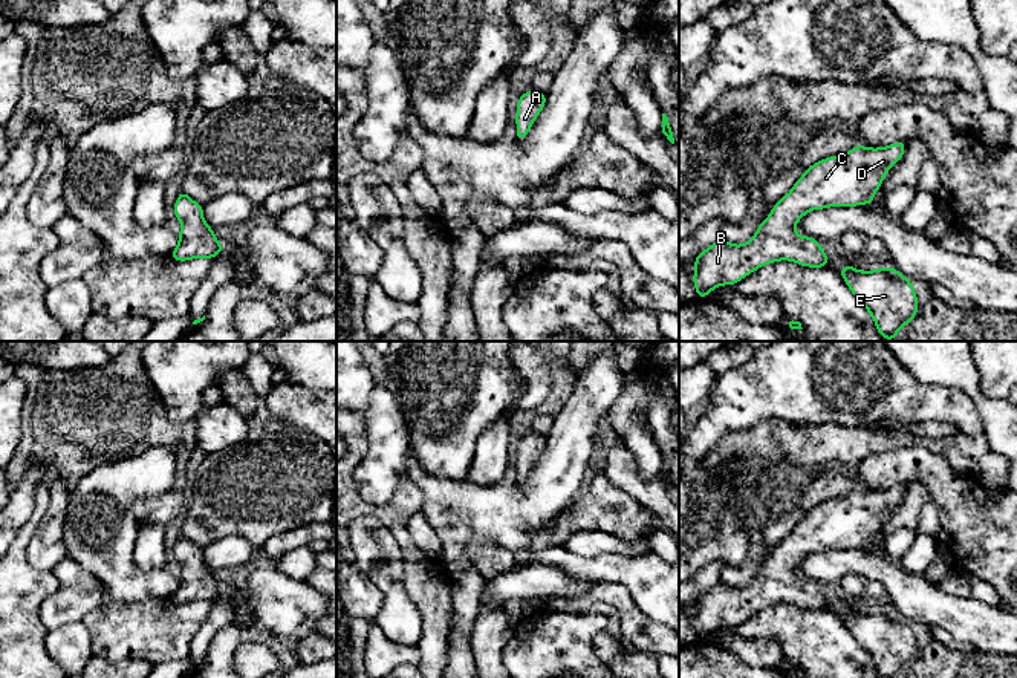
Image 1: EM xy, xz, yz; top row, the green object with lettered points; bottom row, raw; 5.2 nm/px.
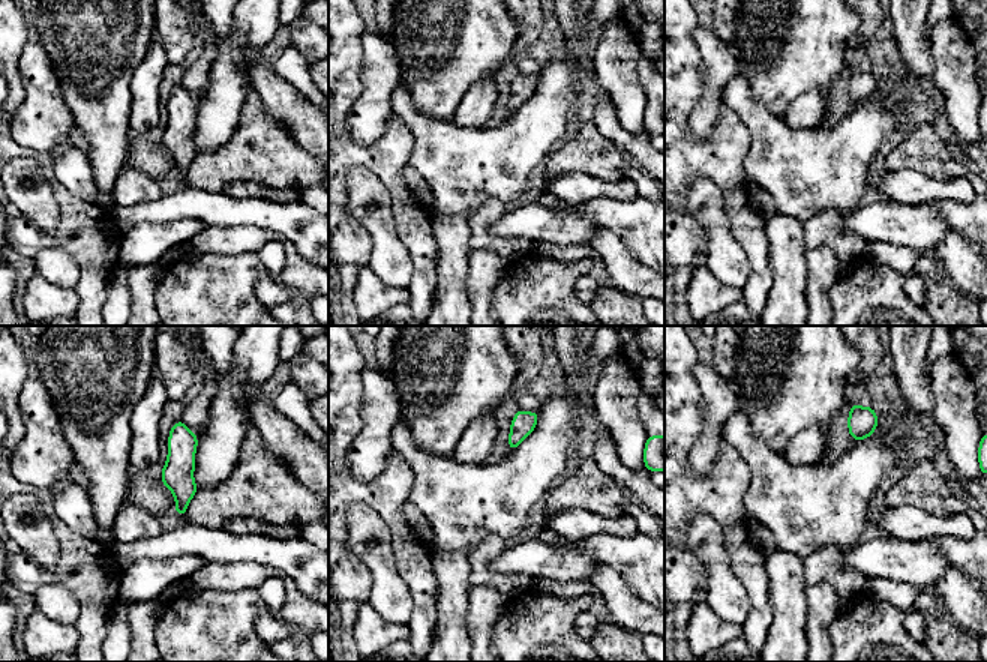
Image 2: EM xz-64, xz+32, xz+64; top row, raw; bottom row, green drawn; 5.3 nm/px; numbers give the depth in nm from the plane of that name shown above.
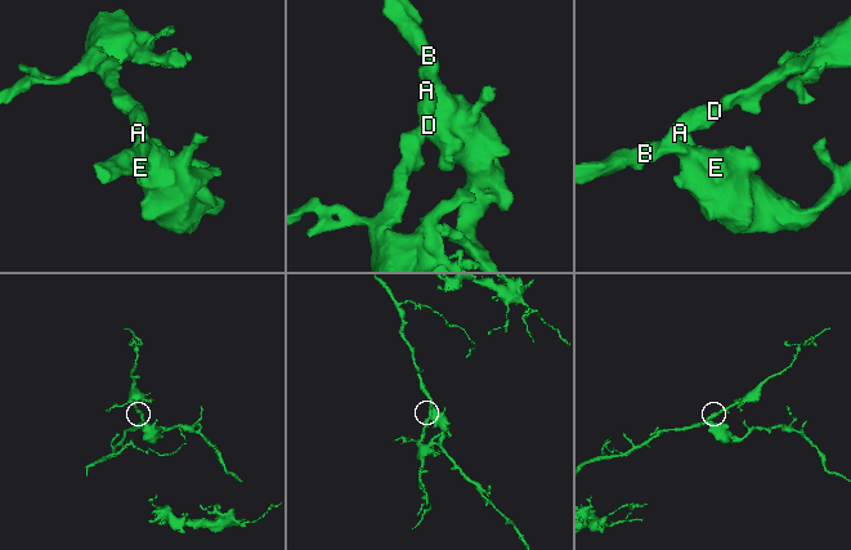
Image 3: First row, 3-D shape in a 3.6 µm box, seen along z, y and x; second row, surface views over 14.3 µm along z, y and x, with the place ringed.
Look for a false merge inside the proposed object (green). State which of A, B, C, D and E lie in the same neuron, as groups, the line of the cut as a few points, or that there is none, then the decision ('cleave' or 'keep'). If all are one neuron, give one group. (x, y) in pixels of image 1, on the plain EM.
A B C D E; no cut; keep

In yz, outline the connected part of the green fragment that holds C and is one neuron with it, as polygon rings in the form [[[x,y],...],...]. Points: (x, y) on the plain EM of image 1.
[[[905,484],[879,491],[855,488],[844,497],[811,508],[772,549],[749,585],[733,588],[720,580],[694,601],[697,640],[705,641],[717,629],[736,627],[778,603],[827,609],[829,601],[820,585],[798,579],[797,565],[811,553],[872,546],[885,516],[904,499],[904,493]]]

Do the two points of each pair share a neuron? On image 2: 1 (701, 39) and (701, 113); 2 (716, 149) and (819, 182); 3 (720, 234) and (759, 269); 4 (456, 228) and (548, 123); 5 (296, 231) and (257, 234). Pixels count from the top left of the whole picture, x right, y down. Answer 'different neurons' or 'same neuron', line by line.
1: same neuron
2: different neurons
3: different neurons
4: different neurons
5: different neurons

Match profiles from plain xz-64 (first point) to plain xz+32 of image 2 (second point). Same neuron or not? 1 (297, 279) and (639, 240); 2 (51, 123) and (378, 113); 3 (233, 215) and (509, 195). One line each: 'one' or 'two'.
1: two
2: one
3: two

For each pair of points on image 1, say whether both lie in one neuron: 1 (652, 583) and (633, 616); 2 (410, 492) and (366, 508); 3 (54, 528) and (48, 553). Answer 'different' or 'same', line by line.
1: different
2: same
3: same

